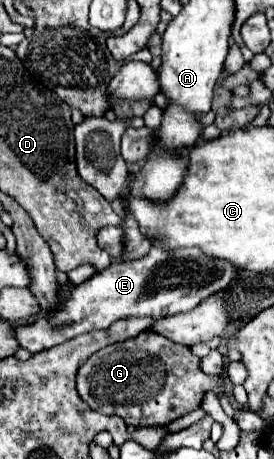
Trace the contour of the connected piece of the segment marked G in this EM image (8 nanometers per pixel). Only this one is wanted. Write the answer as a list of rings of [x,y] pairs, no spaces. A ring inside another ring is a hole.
[[[152,331],[96,351],[78,369],[78,395],[92,411],[118,415],[132,427],[166,427],[200,407],[206,391],[214,391],[218,377],[200,371],[200,359],[186,345],[178,345]]]

